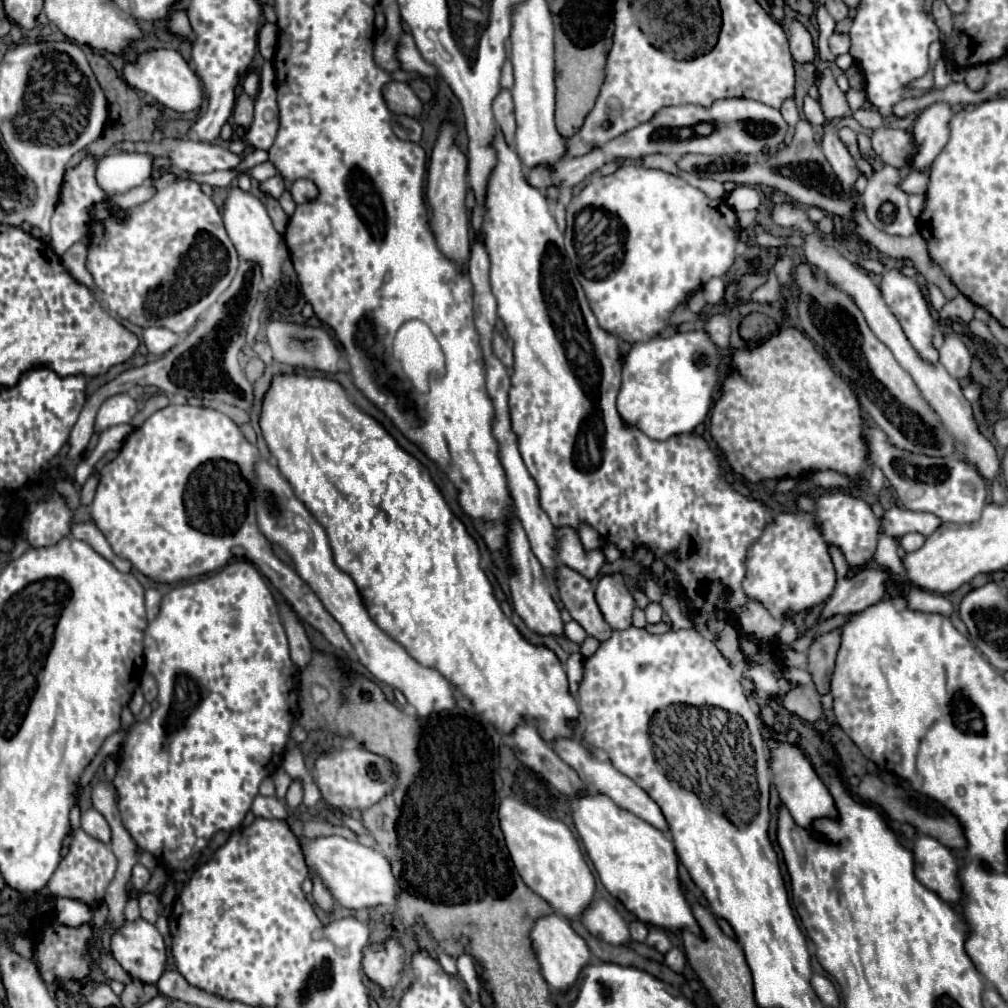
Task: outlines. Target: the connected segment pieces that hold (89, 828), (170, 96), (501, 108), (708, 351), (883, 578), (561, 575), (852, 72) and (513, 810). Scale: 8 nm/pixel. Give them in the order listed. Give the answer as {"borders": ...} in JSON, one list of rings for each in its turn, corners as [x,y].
{"borders":[[[[87,809],[83,815],[81,815],[81,829],[85,833],[89,833],[91,837],[103,841],[103,843],[109,843],[111,839],[111,829],[109,829],[109,823],[105,821],[105,817],[97,811],[97,809]]],[[[157,49],[157,51],[149,51],[139,55],[137,63],[127,65],[123,69],[125,81],[135,87],[141,89],[143,93],[155,97],[161,105],[177,111],[177,113],[187,113],[187,111],[197,111],[201,107],[201,81],[197,77],[197,73],[189,67],[189,63],[183,59],[183,55],[179,51],[173,49]]],[[[503,89],[497,99],[493,101],[493,115],[497,121],[497,127],[501,129],[507,145],[513,145],[515,141],[515,115],[513,115],[513,99],[507,89]]],[[[701,329],[637,343],[623,363],[623,385],[617,397],[617,409],[629,425],[639,427],[657,441],[691,433],[711,411],[715,389],[721,385],[721,363],[719,345]]],[[[833,545],[828,550],[837,574],[837,587],[825,603],[825,609],[821,613],[823,619],[837,613],[851,615],[863,611],[865,607],[881,601],[887,595],[887,589],[891,585],[887,571],[865,567],[851,579],[847,579],[848,564],[844,555]]],[[[565,565],[559,567],[557,581],[559,581],[557,583],[559,597],[565,609],[571,613],[571,617],[585,629],[589,637],[595,637],[597,641],[607,641],[611,635],[611,627],[605,623],[595,603],[591,583]]],[[[857,65],[849,67],[849,69],[845,71],[845,75],[847,75],[847,79],[849,79],[849,85],[851,85],[851,89],[863,91],[863,75],[861,75],[861,71],[859,71],[859,67],[857,67]]],[[[503,797],[499,803],[499,825],[513,865],[527,887],[543,897],[563,917],[579,917],[593,901],[595,879],[569,827],[513,797]]]]}

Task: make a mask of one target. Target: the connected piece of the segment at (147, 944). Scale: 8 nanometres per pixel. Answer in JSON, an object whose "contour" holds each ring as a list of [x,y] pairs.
{"contour":[[[137,919],[137,923],[125,923],[121,931],[115,931],[111,937],[111,953],[123,967],[123,971],[141,983],[157,985],[161,975],[165,973],[165,963],[167,963],[167,947],[163,941],[163,935],[155,929],[155,925],[147,923],[145,919]]]}

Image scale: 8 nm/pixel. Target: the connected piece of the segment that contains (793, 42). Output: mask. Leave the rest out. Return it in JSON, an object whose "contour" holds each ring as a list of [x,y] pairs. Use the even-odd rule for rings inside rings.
{"contour":[[[793,21],[791,23],[791,37],[789,37],[789,45],[791,45],[791,55],[795,61],[799,63],[807,63],[815,57],[815,45],[813,39],[809,35],[809,31],[799,23]]]}

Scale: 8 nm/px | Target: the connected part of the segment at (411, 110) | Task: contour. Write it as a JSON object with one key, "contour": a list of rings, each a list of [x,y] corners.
{"contour":[[[389,81],[383,87],[383,97],[391,113],[395,115],[409,115],[409,117],[419,117],[423,113],[423,103],[421,99],[413,93],[413,89],[407,83],[399,81]]]}

